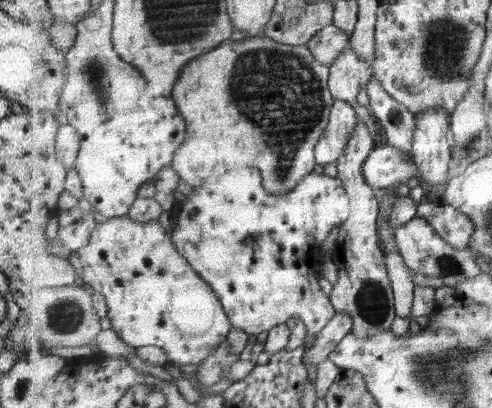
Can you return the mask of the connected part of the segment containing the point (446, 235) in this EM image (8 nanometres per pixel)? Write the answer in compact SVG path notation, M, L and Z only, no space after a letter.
M430 194L418 205L417 217L426 218L435 230L455 248L468 249L476 231L473 219L465 212Z

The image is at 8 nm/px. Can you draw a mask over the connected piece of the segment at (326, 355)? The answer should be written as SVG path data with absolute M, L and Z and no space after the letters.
M336 313L329 323L316 337L314 345L306 351L304 362L318 365L330 359L331 352L352 332L353 319L345 313Z

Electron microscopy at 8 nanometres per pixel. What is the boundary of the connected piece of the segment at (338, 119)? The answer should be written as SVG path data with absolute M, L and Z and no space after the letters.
M335 99L330 121L316 146L316 161L319 165L338 162L353 136L358 120L357 112L350 102Z

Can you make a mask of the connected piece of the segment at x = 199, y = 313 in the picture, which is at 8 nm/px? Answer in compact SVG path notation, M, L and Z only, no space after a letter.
M127 215L109 218L107 221L98 224L98 227L92 232L91 240L87 246L66 254L75 267L80 283L88 287L91 291L97 291L103 295L108 307L107 317L111 320L112 328L117 331L119 337L129 345L129 347L138 350L143 346L159 346L163 348L163 351L167 354L169 362L177 363L178 365L200 365L221 346L221 342L225 342L227 336L229 336L229 332L231 332L231 320L225 313L224 307L217 297L216 292L213 291L212 287L193 269L193 266L191 266L191 263L184 255L176 249L172 241L172 234L169 234L158 221L137 222L136 220L131 220Z

